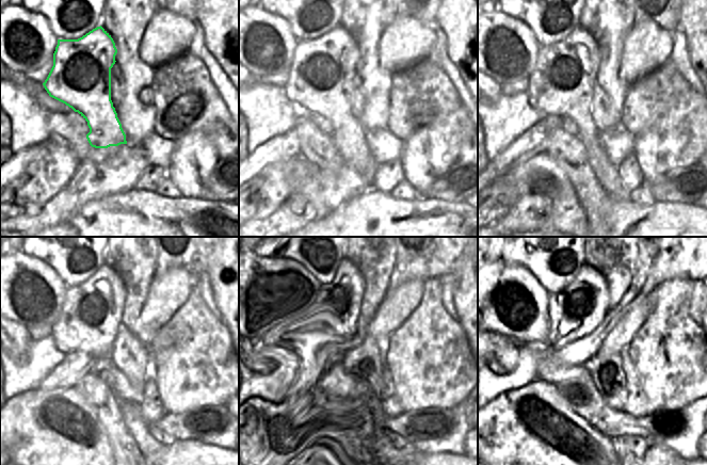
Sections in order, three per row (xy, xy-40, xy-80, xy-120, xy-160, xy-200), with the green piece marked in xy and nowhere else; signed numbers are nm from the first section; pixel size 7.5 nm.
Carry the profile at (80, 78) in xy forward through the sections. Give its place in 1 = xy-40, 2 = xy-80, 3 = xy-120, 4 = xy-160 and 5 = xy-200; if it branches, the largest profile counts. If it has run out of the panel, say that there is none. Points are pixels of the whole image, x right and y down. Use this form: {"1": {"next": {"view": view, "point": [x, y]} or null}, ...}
{"1": {"next": {"view": "xy-40", "point": [320, 80]}}, "2": {"next": {"view": "xy-80", "point": [561, 83]}}, "3": {"next": {"view": "xy-120", "point": [91, 314]}}, "4": {"next": {"view": "xy-160", "point": [333, 313]}}, "5": {"next": {"view": "xy-200", "point": [575, 311]}}}

